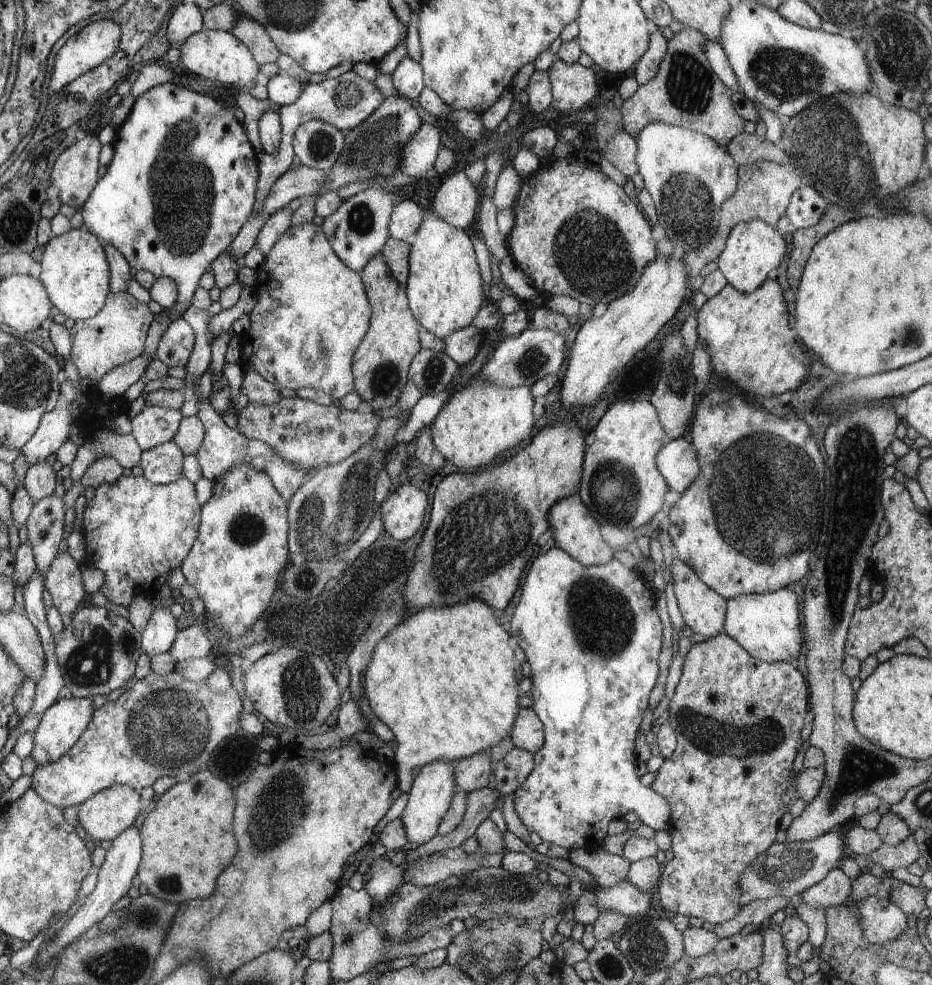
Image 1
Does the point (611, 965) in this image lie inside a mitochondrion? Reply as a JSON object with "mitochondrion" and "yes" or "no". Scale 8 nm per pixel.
{"mitochondrion":"yes"}

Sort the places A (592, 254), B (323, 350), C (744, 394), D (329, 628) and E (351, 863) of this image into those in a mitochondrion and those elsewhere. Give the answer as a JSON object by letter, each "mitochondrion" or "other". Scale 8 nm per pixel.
{"A":"mitochondrion","B":"mitochondrion","C":"other","D":"other","E":"other"}

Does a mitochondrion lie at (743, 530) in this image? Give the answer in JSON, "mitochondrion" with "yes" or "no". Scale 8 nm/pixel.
{"mitochondrion":"yes"}

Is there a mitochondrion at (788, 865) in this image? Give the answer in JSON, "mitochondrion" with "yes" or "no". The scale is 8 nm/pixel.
{"mitochondrion":"yes"}

